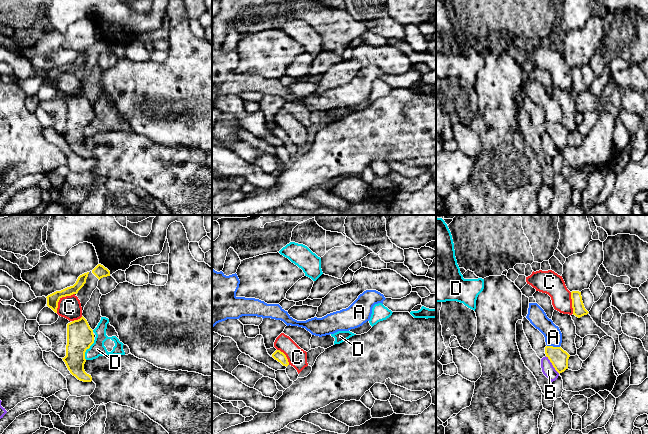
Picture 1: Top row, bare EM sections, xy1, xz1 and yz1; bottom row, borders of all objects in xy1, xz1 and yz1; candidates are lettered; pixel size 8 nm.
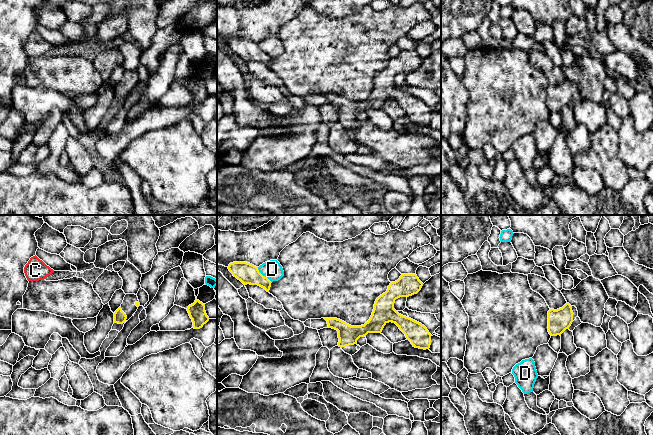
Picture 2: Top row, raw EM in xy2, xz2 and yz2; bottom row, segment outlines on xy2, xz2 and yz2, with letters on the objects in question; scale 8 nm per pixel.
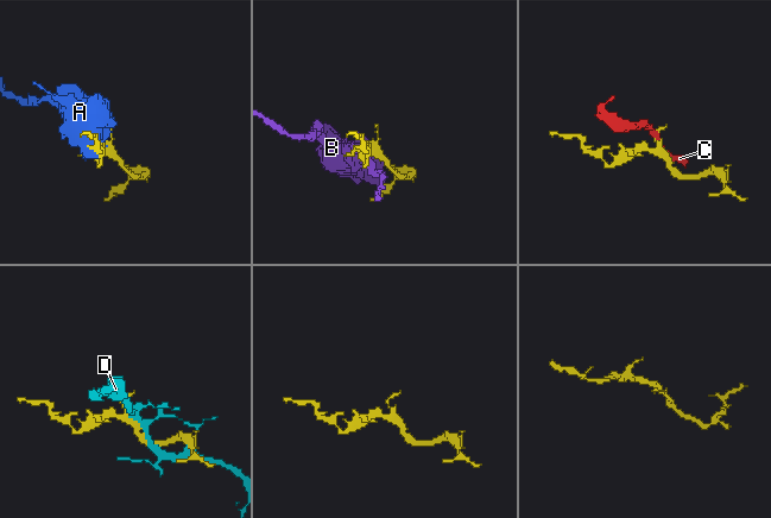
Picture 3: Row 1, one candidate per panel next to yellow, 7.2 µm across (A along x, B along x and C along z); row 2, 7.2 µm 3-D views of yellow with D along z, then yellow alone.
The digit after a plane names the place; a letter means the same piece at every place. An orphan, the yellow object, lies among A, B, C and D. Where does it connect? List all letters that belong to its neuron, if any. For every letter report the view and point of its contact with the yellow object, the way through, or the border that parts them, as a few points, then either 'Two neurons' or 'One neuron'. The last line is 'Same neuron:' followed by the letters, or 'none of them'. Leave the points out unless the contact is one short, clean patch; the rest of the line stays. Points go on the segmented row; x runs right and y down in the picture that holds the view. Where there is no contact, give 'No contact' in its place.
A: Touches yellow at yz1 (552, 346). Two neurons
B: Touches yellow at yz1 (552, 364). Boundary: yz1 (545, 356), (559, 373). Two neurons
C: Touches yellow at xy1 (59, 299). Boundary: xy1 (74, 293), (63, 296), (59, 300), (56, 312). Two neurons
D: Touches yellow at xy1 (86, 349). Two neurons
Same neuron: none of them

